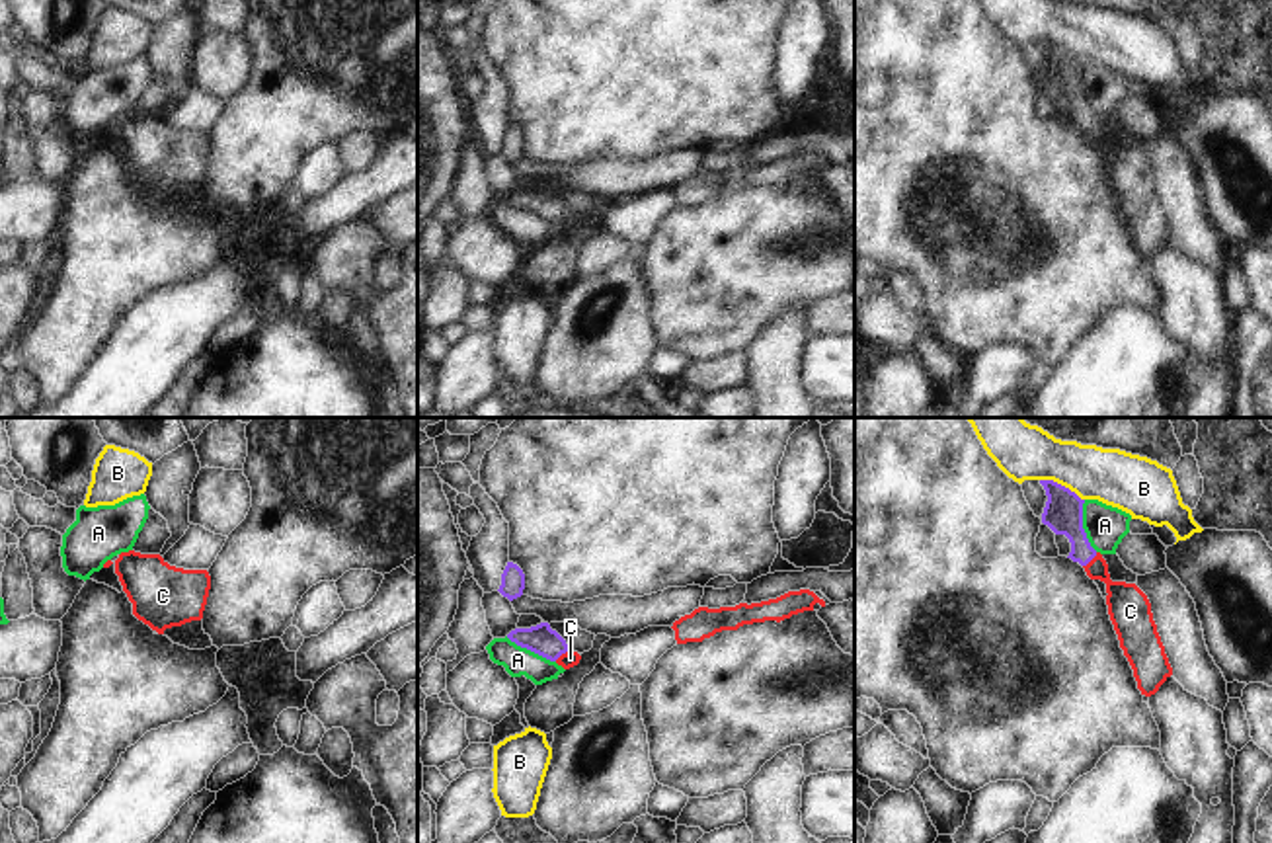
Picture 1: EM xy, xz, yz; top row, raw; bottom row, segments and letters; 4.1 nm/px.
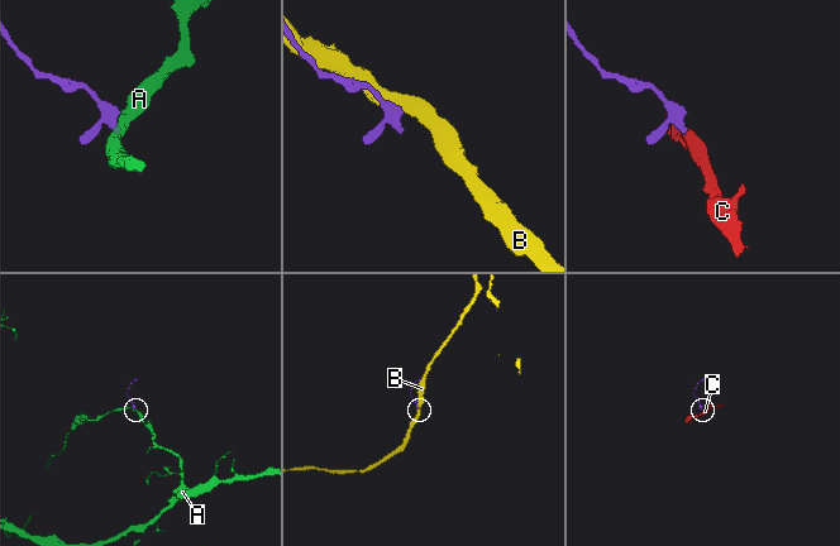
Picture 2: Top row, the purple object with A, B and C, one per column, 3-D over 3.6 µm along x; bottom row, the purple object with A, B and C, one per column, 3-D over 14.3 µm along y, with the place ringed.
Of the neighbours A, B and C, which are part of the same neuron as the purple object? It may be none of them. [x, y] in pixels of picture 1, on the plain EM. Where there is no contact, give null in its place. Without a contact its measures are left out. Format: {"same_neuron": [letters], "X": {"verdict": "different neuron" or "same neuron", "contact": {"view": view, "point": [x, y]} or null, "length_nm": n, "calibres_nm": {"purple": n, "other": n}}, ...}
{"same_neuron": ["C"], "A": {"verdict": "different neuron", "contact": {"view": "yz", "point": [1081, 88]}, "length_nm": 220, "calibres_nm": {"purple": 160, "other": 170}}, "B": {"verdict": "different neuron", "contact": {"view": "yz", "point": [1060, 47]}, "length_nm": 200, "calibres_nm": {"purple": 160, "other": 240}}, "C": {"verdict": "same neuron", "contact": {"view": "yz", "point": [1089, 123]}, "length_nm": 90, "calibres_nm": {"purple": 160, "other": 170}}}

